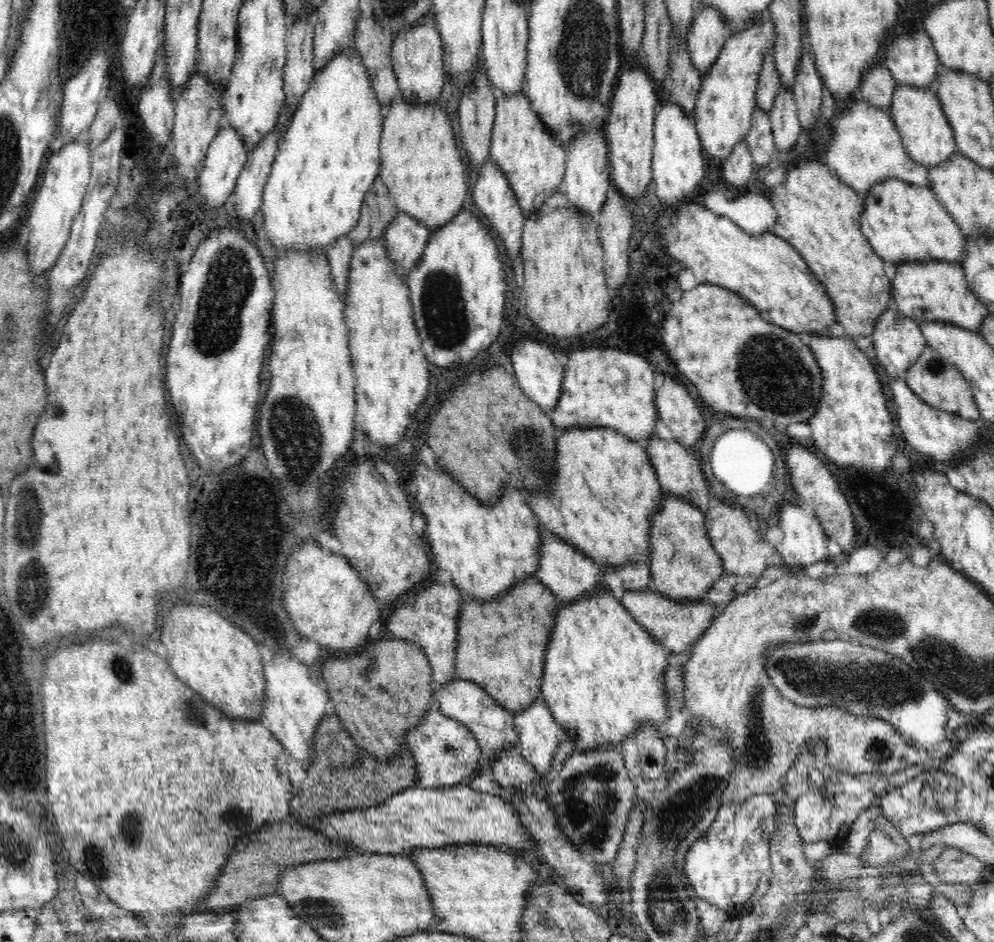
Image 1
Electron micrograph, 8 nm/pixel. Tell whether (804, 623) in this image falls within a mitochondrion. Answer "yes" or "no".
yes

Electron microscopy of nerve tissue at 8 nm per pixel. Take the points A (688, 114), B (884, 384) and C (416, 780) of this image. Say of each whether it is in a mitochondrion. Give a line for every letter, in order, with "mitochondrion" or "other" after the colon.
A: other
B: other
C: other

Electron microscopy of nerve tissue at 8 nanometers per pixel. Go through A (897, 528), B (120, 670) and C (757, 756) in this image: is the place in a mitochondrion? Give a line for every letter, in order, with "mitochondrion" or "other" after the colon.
A: other
B: mitochondrion
C: mitochondrion

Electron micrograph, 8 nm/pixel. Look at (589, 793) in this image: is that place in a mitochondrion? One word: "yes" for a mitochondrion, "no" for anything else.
yes

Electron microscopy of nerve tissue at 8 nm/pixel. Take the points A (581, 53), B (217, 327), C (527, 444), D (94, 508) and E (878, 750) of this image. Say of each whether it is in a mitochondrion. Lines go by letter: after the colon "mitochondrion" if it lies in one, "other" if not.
A: mitochondrion
B: mitochondrion
C: mitochondrion
D: other
E: mitochondrion

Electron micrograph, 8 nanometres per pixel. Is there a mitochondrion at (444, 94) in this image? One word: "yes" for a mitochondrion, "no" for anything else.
no

